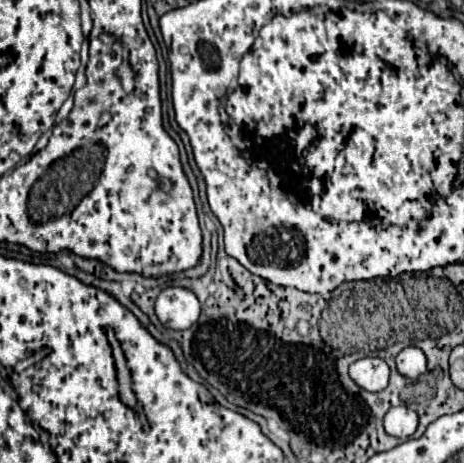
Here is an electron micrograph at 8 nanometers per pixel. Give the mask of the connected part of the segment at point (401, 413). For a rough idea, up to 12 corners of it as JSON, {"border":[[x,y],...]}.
{"border":[[391,407],[385,431],[395,437],[411,437],[419,415],[411,407]]}

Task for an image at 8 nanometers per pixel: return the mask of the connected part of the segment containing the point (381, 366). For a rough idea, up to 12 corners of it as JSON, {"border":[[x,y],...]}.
{"border":[[363,357],[349,375],[365,391],[383,391],[389,367],[379,357]]}

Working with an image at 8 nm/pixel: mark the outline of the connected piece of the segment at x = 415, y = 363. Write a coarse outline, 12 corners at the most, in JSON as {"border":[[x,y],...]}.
{"border":[[419,347],[397,355],[397,369],[405,377],[419,377],[427,357]]}

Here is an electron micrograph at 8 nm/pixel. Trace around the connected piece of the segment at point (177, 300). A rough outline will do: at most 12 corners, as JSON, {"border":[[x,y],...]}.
{"border":[[167,287],[155,313],[169,329],[187,329],[201,315],[191,289]]}

